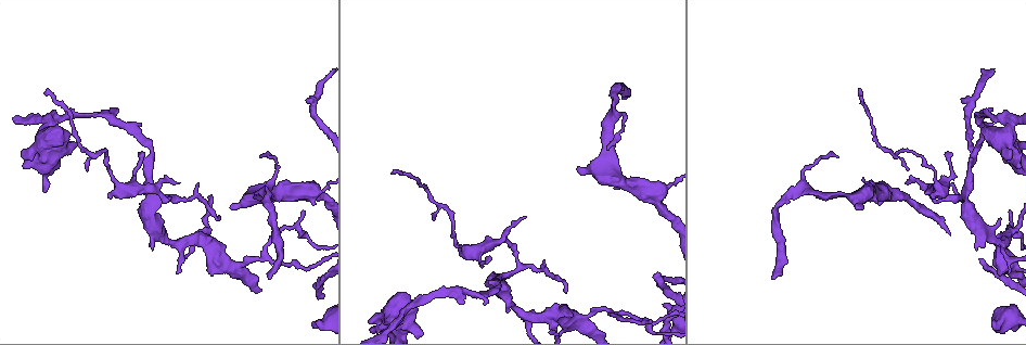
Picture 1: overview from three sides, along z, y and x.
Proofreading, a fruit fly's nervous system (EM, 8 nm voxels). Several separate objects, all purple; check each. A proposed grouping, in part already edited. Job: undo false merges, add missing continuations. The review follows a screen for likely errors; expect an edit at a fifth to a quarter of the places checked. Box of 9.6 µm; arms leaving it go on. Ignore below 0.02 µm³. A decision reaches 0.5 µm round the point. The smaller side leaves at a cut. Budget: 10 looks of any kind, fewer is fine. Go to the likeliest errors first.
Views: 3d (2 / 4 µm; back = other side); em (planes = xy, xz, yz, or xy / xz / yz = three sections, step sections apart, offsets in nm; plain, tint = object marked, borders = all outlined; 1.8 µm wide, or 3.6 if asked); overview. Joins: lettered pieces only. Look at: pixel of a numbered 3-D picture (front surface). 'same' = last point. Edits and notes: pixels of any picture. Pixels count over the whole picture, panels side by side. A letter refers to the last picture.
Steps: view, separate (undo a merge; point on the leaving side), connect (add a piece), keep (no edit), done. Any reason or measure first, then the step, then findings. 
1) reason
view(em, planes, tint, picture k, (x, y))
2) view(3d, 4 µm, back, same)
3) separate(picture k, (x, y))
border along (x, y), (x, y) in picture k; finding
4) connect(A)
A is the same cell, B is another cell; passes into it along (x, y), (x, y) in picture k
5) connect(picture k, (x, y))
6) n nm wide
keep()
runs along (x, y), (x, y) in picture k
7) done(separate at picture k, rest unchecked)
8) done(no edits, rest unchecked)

free end
view(em, planes, borders, picture 1, (270, 278))

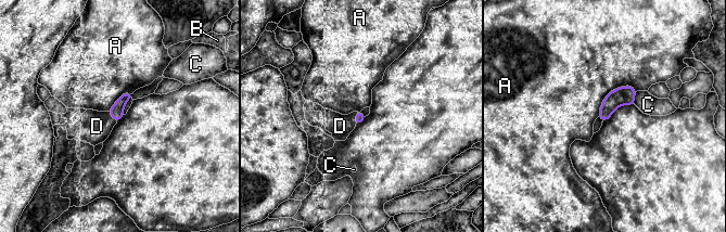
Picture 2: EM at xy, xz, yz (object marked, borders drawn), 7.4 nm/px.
connect(D)
D is the same cell, A, B and C are other cells; passes into it along (360, 117), (356, 119), (340, 126) in picture 2; it goes on there

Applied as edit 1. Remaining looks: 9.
view(em, 3.6 µm, xy, step 8, tint, picture 1, (46, 152))

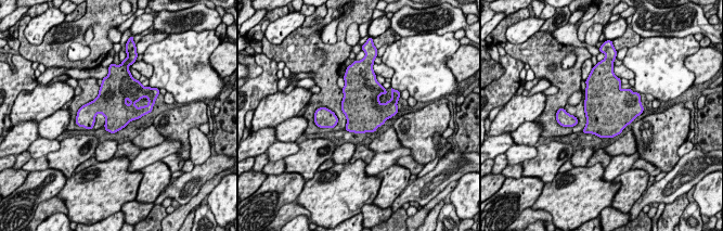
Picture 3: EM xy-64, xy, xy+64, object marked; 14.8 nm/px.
another direction
view(em, 3.6 µm, planes, tint, same)

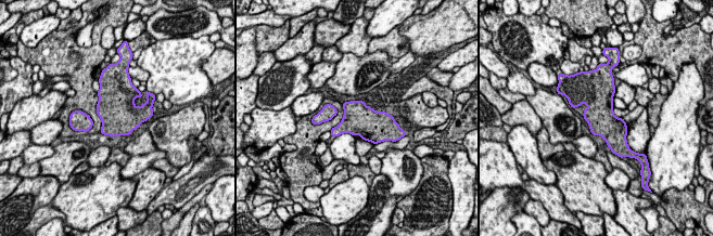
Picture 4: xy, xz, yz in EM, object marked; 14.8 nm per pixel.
what lies round it
view(em, 3.6 µm, planes, borders, same)

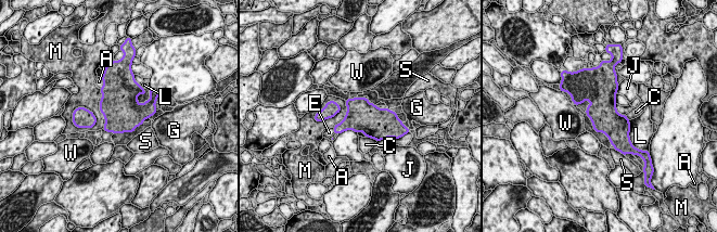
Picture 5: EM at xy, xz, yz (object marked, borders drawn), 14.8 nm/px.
keep()
A, C, E, G, J, L, M, S and W are other cells; one neuron here

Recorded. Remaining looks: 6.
thin end
view(em, yz, step 16, borders, picture 1, (115, 108))

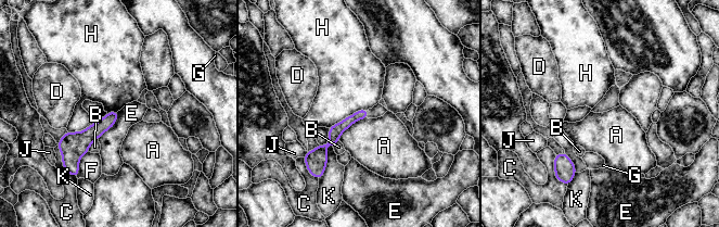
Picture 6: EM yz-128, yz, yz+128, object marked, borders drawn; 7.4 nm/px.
cut it another way
view(em, planes, borders, same)

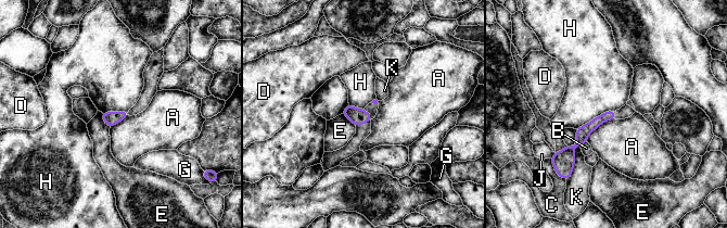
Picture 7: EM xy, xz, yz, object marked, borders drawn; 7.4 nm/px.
80 nm wide
keep()
A, B, C, D, E, G, H, J and K are other cells; none of them fits

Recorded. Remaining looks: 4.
thin arm on a thick one
view(em, yz, step 8, tint, picture 1, (968, 188))

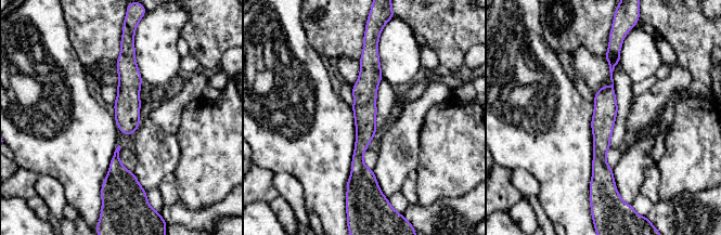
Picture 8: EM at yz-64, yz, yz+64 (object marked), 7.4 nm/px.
cut it another way
view(em, planes, borders, same)

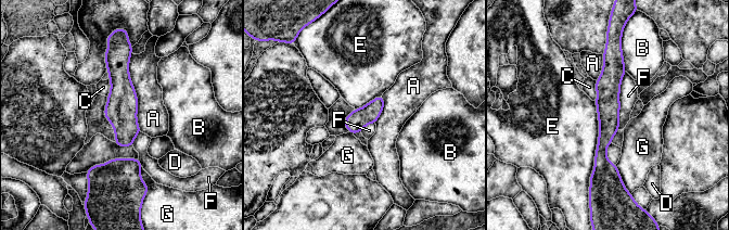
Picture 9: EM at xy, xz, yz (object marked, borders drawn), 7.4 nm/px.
keep()
A, B, C, D, E, F and G are other cells; border along (595, 101), (598, 144), (588, 188) in picture 9; one neuron here

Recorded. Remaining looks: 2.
done(connect at picture 2, rest unchecked)

